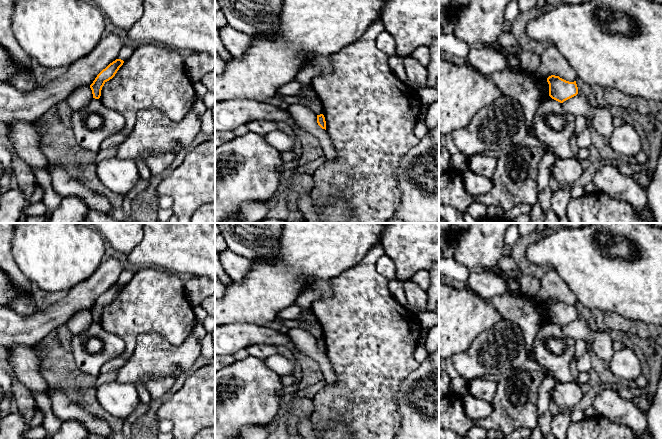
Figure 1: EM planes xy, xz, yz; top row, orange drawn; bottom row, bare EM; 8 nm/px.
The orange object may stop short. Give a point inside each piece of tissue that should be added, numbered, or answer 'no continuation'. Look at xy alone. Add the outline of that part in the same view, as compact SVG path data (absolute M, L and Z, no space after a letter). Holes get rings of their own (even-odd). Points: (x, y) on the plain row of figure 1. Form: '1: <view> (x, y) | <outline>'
no continuation

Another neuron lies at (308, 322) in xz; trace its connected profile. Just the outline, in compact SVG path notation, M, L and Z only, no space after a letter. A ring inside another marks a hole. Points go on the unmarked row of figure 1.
M301 309L300 314L295 320L300 323L300 329L310 332L317 339L323 338L323 330L313 316L311 309Z

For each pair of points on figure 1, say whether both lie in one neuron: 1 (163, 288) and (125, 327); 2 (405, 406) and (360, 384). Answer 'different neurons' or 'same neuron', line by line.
1: same neuron
2: different neurons

